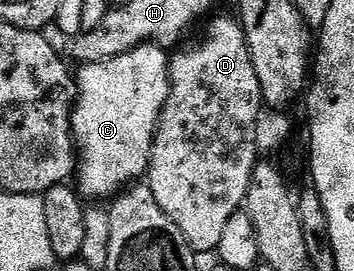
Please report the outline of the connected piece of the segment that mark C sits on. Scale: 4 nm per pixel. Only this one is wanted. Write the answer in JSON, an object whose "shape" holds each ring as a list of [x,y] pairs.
{"shape":[[[140,44],[132,52],[105,62],[82,65],[78,70],[75,109],[71,115],[71,134],[77,141],[77,188],[88,201],[103,202],[99,200],[114,197],[120,190],[147,175],[155,128],[171,93],[169,56],[157,44]]]}

